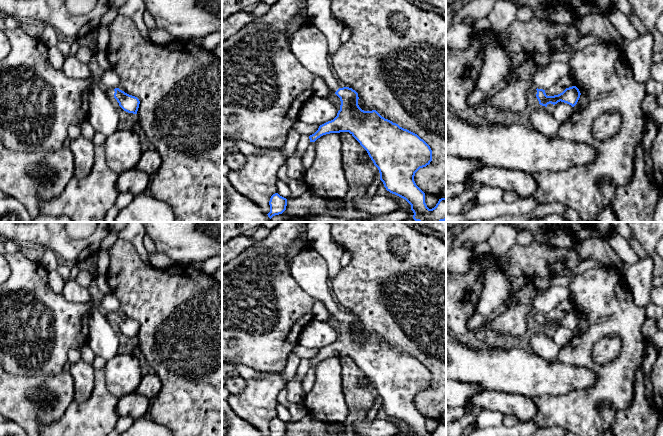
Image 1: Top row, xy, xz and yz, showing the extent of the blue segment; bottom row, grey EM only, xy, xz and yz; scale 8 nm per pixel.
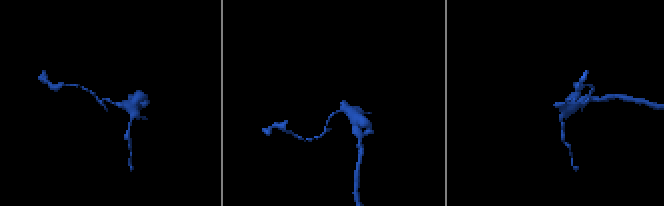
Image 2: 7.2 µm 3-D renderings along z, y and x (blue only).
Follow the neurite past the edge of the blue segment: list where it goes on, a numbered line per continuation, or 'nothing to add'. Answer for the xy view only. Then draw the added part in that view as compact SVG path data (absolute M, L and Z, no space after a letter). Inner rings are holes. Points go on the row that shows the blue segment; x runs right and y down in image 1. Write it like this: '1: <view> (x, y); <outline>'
1: xy (110, 92); M110 88L110 89L105 89L105 93L106 93L106 96L109 98L109 99L113 99L114 98L114 89L113 88Z

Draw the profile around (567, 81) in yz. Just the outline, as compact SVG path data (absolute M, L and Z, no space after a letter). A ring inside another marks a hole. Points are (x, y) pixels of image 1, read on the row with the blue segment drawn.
M567 75L563 78L561 78L559 80L559 83L558 83L560 86L562 86L563 88L569 88L569 87L572 87L572 86L576 86L575 85L575 82L574 82L574 79L571 75Z

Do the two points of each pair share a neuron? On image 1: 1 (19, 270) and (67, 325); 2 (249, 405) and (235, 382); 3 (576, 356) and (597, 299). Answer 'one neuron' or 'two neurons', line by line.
1: one neuron
2: two neurons
3: one neuron

